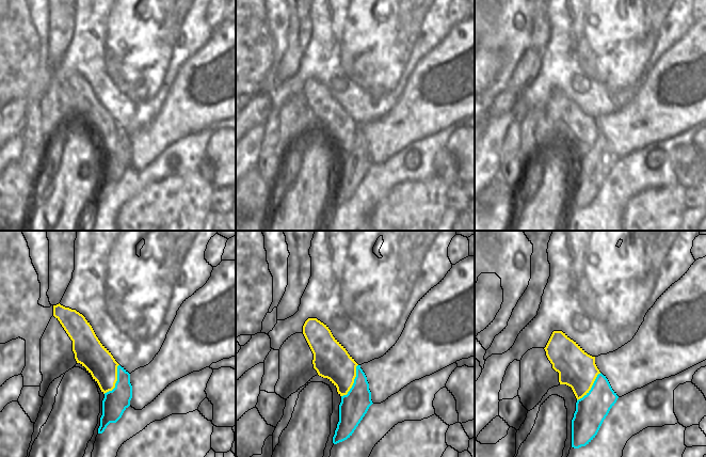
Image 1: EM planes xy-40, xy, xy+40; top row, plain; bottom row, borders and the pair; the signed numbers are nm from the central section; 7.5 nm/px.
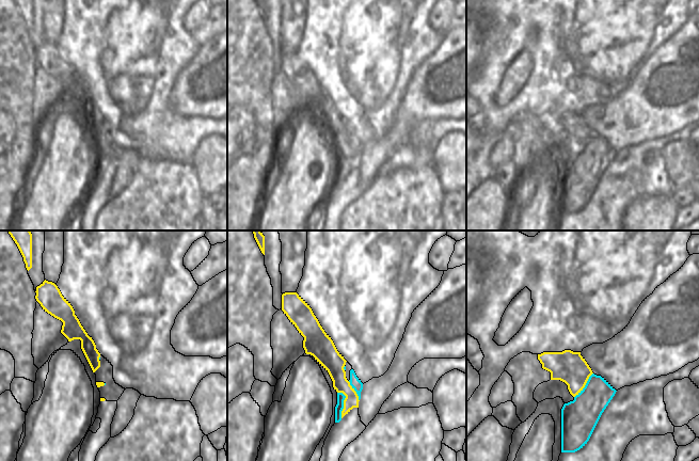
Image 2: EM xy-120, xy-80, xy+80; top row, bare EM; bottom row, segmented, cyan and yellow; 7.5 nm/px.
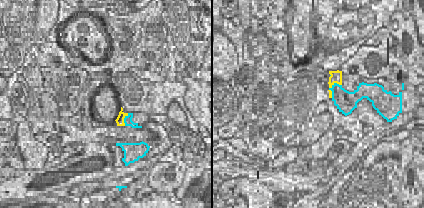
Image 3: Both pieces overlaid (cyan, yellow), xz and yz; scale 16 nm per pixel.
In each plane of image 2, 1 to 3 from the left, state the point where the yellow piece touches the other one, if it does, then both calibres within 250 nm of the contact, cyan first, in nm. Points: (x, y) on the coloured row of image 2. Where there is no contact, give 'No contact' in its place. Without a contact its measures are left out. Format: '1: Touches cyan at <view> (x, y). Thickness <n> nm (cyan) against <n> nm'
1: No contact
2: Touches cyan at xy-80 (343, 403). Thickness 60 nm (cyan) against 120 nm
3: Touches cyan at xy+80 (585, 385). Thickness 280 nm (cyan) against 240 nm.

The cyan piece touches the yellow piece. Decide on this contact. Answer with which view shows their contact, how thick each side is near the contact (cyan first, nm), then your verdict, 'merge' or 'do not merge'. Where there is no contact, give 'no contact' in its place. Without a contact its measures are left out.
xy | 200/280 nm | merge

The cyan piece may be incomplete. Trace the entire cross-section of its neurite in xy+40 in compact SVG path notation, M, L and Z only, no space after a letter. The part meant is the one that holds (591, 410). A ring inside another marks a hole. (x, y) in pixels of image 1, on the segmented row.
M553 331L544 349L552 368L559 373L560 384L571 387L577 398L576 411L572 420L572 447L585 446L597 435L619 396L612 390L606 376L597 368L595 357L588 354L562 331Z

